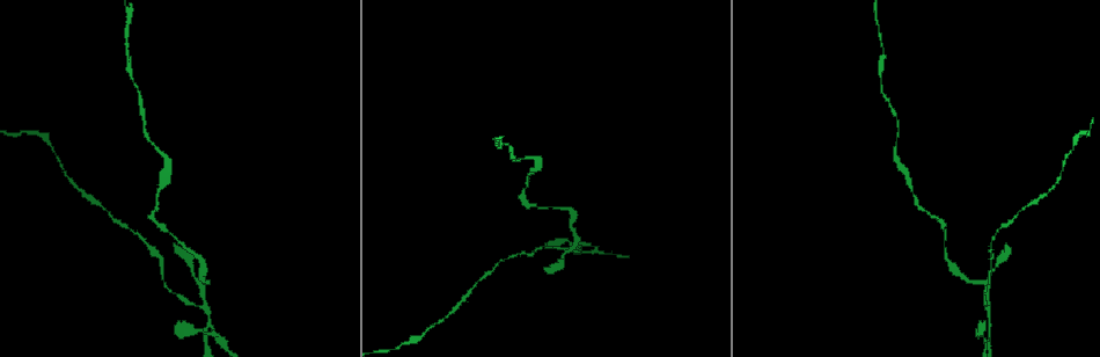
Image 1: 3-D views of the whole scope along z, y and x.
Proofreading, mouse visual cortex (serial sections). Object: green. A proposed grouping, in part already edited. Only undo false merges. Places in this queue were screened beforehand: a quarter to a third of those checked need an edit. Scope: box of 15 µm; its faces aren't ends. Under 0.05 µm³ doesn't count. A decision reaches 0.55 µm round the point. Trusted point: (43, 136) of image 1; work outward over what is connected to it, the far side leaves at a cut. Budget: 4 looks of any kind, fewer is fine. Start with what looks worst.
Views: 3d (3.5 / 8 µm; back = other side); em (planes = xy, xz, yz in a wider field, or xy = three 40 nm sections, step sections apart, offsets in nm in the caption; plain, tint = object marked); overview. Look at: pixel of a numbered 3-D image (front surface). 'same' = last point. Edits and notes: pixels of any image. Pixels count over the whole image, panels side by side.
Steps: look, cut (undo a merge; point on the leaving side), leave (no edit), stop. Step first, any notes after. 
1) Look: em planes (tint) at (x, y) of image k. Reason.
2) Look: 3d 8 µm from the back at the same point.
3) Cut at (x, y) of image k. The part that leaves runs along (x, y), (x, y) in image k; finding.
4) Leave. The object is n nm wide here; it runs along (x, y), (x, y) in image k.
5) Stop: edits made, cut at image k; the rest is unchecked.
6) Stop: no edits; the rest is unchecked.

Look: 3d 3.5 µm at (162, 277) of image 1. Thin neck.

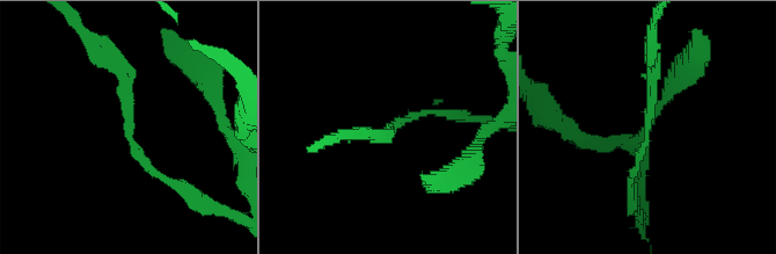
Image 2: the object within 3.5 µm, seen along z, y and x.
Look: em xy step 1 (tint) at (646, 140) of image 2. The arms are 100, 150 nm wide.

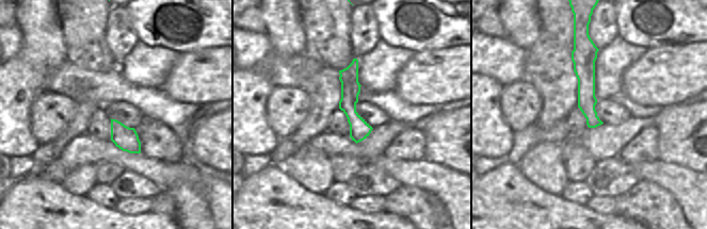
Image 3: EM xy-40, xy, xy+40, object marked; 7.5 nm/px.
Leave. The object is 160 nm wide here; it runs along (584, 46), (585, 97), (593, 125) in image 3; continuous, no second cell.

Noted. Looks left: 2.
Look: 3d 3.5 µm at (199, 307) of image 1. Three-way junction.

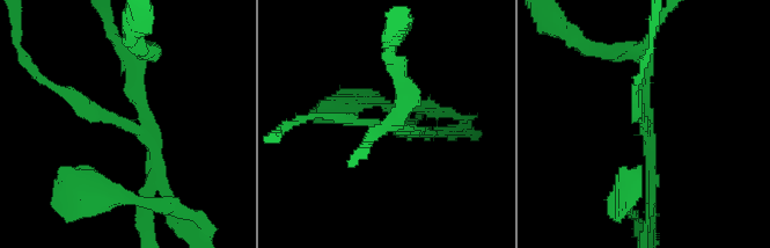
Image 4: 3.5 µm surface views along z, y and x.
Look: em xy step 5 (tint) at (645, 124) of image 4. 3 arms meet here; the arms are 150, 150, 150 nm wide.

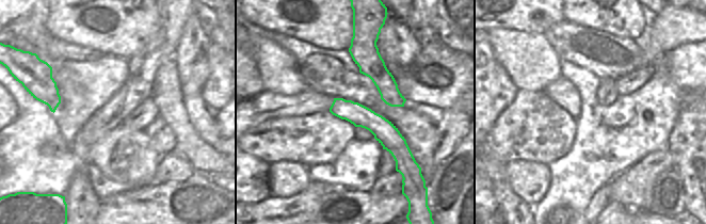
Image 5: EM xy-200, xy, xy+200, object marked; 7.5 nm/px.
Cut at (137, 81) of image 4. The part that leaves runs along (138, 117), (131, 60), (146, 50) in image 4; a second cell is stuck on.

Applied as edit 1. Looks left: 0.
Stop: edits made, cut at image 4; the rest is unchecked.

